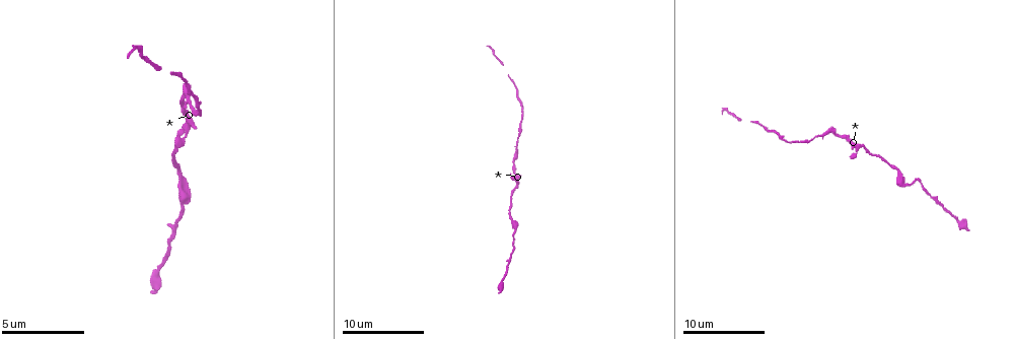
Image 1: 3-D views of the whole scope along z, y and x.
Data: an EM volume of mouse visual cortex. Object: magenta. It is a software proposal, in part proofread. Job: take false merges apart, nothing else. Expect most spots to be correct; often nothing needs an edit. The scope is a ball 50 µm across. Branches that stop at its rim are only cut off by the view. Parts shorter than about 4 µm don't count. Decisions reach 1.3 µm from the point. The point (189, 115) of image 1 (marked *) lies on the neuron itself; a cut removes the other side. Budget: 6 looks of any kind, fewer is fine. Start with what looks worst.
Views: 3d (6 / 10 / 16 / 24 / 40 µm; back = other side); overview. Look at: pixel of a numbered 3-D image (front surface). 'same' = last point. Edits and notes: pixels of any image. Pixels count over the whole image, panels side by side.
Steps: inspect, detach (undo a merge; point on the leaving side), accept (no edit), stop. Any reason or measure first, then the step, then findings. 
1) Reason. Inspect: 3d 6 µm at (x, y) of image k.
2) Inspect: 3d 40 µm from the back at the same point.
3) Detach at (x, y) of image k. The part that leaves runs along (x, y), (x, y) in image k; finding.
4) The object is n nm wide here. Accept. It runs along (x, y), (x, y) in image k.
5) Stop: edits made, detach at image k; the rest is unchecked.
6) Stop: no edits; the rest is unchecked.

Calibre changes. Inspect: 3d 6 µm at (516, 94) of image 1.

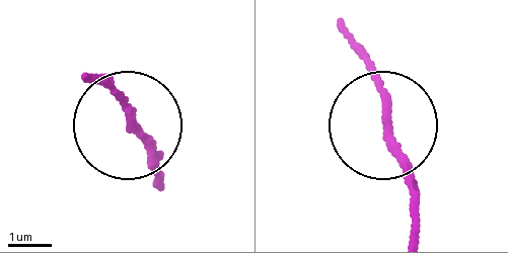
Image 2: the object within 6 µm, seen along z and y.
Accept. All the same neuron.

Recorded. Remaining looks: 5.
Calibre changes. Inspect: 3d 16 µm at (513, 236) of image 1.

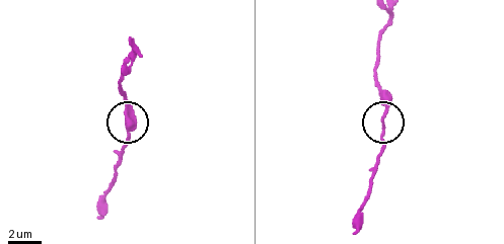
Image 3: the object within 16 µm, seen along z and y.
Accept. All the same neuron.

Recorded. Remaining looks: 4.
A narrow waist. Inspect: 3d 10 µm at (191, 107) of image 1.

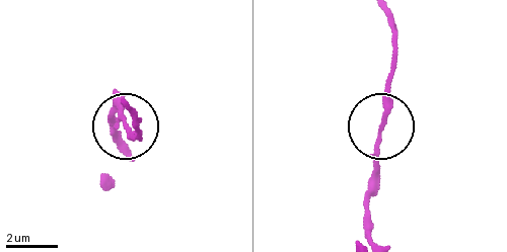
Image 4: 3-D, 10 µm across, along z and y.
Accept. It runs along (371, 232), (365, 199), (377, 173), (390, 45) in image 4; all the same neuron.

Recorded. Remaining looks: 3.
Stop: no edits; the rest is unchecked.

